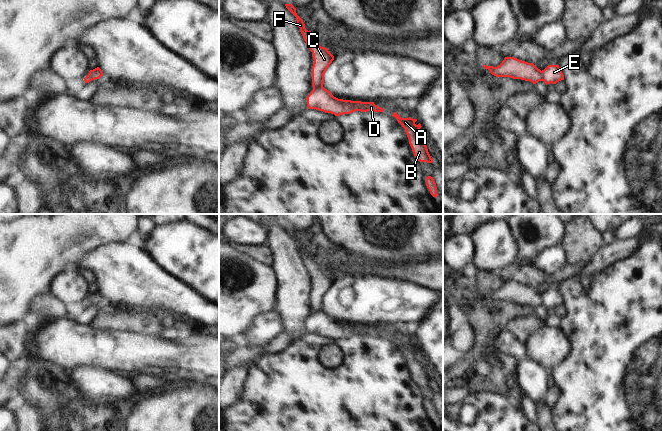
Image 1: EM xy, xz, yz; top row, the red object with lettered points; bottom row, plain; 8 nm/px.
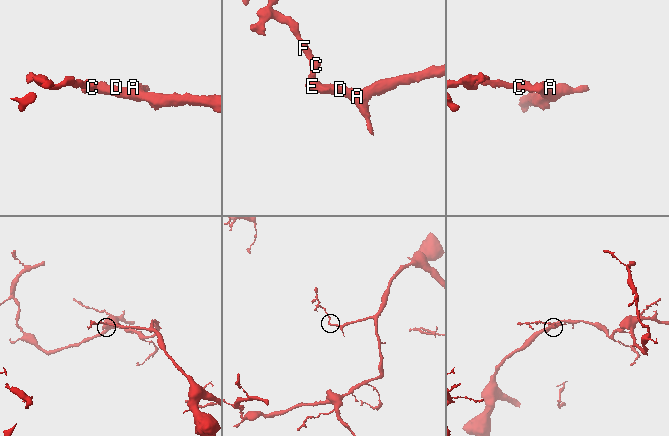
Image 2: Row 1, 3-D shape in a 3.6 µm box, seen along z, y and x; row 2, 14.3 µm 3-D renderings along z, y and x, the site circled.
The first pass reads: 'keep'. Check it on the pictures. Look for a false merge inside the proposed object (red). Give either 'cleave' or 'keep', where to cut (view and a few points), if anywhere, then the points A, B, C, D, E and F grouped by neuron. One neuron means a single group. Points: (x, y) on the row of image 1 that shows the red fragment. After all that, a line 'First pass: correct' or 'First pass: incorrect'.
cleave; cut xz (322, 85), (313, 89); groups A B D E / C F
First pass: incorrect

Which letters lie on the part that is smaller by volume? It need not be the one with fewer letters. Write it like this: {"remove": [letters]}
{"remove": ["C", "F"]}

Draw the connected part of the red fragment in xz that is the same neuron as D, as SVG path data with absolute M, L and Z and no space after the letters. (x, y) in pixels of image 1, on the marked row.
M323 86L319 89L313 89L306 98L308 109L316 109L325 113L331 113L335 116L350 114L355 111L383 112L384 109L378 107L374 102L361 102L338 99Z

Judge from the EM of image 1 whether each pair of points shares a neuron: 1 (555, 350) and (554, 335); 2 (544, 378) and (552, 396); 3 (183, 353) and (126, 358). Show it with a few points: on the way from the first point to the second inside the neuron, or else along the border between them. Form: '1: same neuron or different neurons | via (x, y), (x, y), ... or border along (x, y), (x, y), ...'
1: same neuron | via (554, 346), (554, 339)
2: different neurons | border along (551, 381), (543, 402)
3: same neuron | via (169, 353), (140, 353)

